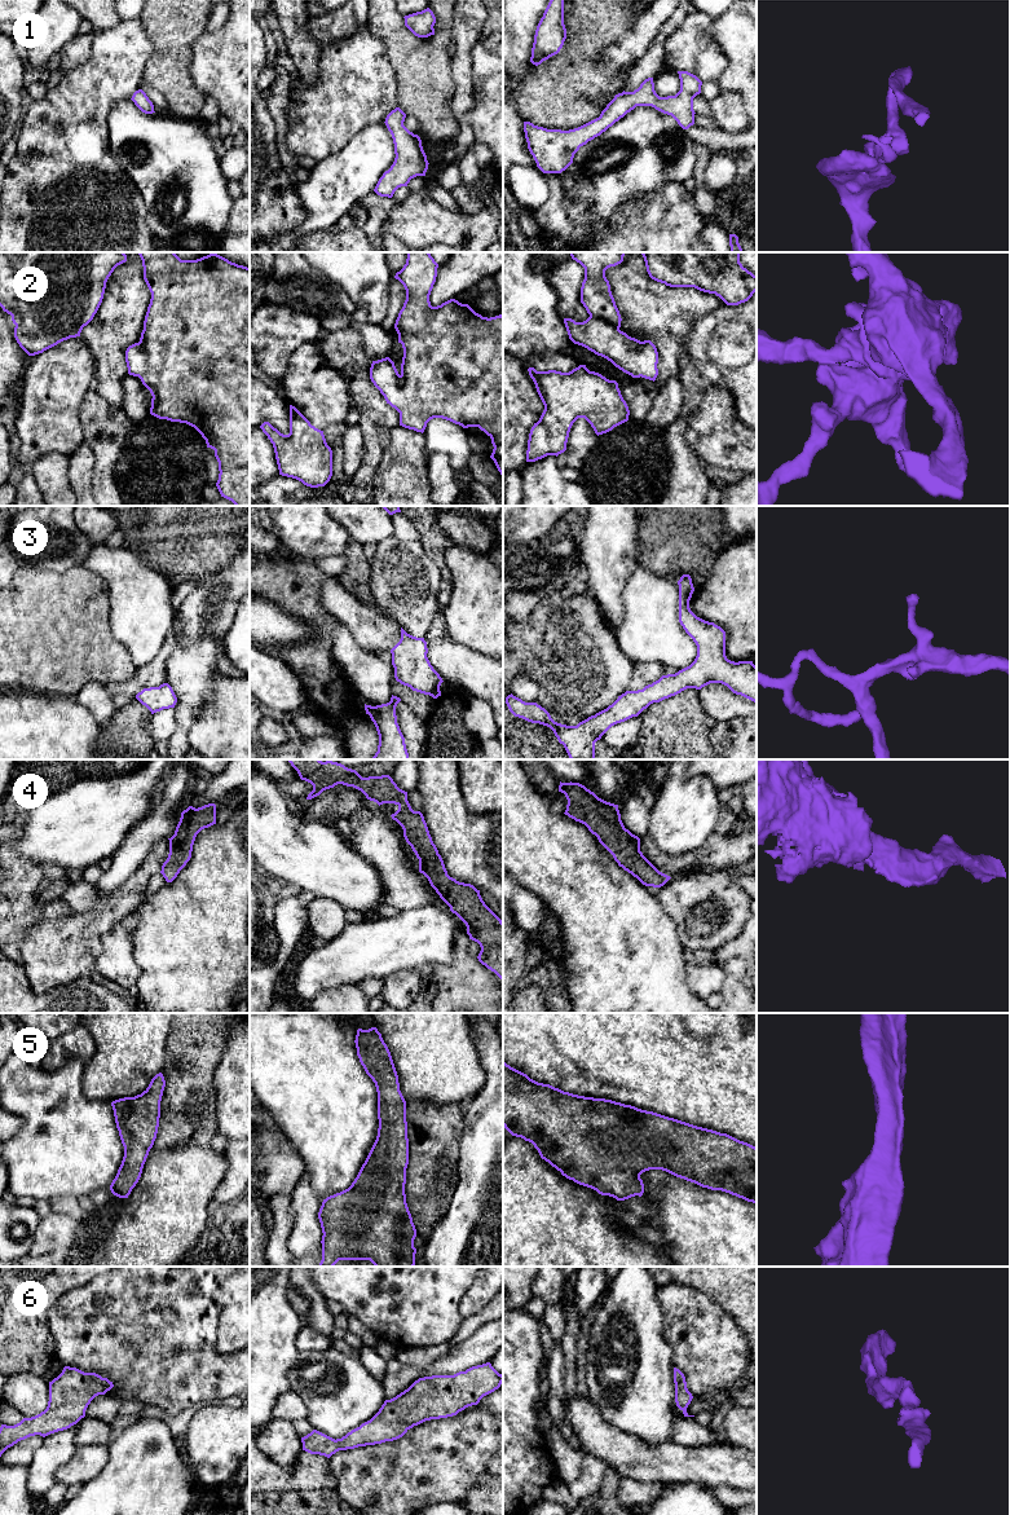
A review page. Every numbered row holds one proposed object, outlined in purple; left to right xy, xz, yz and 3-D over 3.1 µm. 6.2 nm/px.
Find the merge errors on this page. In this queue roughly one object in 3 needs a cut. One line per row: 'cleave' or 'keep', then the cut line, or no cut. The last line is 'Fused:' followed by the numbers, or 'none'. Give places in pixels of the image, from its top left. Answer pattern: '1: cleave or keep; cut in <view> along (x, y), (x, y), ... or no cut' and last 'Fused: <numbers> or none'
1: keep; no cut
2: keep; no cut
3: keep; no cut
4: keep; no cut
5: keep; no cut
6: keep; no cut
Fused: none

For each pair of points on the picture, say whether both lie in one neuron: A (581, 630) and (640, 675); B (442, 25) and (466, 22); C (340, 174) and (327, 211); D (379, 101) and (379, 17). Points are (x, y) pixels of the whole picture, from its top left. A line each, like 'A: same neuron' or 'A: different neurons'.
A: different neurons
B: different neurons
C: same neuron
D: different neurons

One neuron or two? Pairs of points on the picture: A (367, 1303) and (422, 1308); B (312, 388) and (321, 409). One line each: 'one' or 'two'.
A: one
B: one

